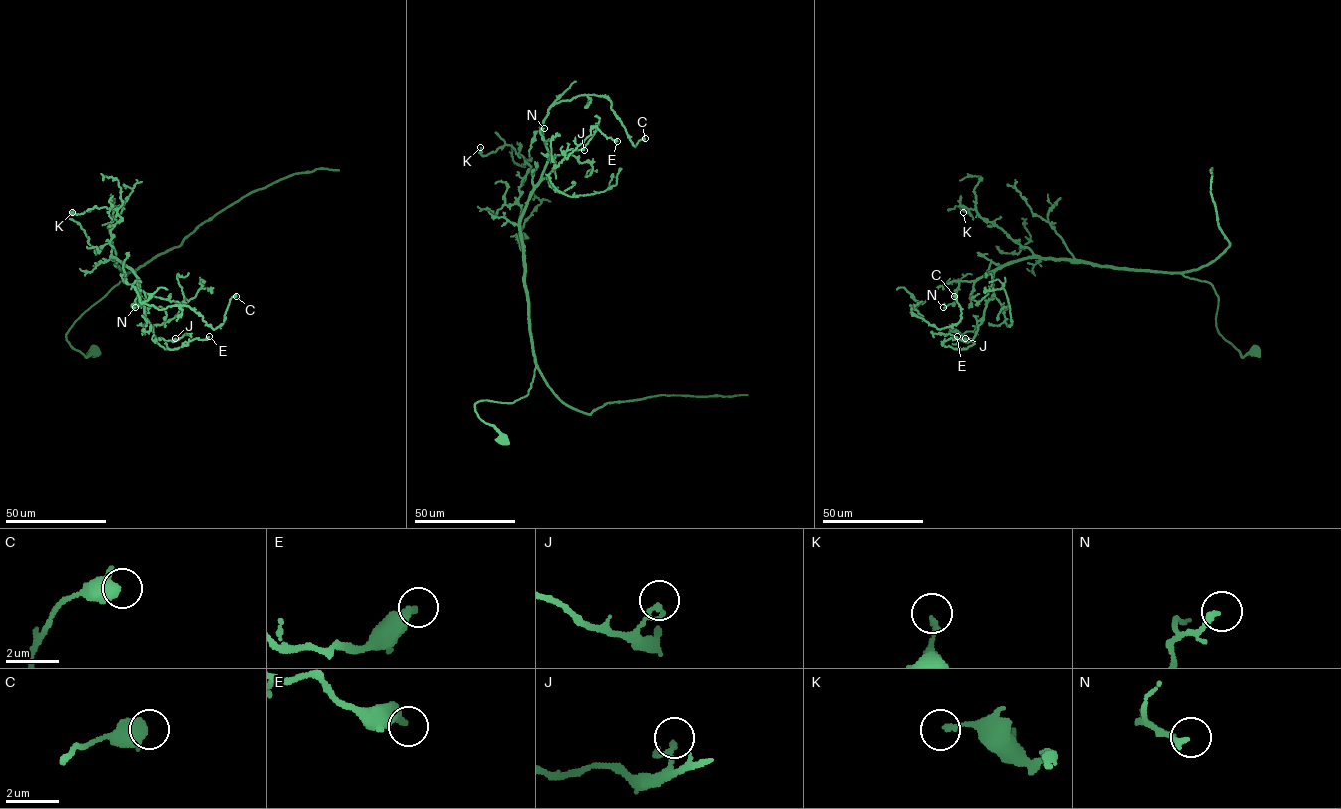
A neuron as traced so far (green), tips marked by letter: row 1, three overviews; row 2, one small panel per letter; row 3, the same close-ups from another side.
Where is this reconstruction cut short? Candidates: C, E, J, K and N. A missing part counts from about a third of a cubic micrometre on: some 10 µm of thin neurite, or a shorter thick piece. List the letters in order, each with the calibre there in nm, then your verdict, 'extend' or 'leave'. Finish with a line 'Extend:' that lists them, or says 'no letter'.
C: calibre 600 nm; leave
E: calibre 400 nm; leave
J: calibre 130 nm; leave
K: calibre 140 nm; leave
N: calibre 220 nm; leave
Extend: no letter

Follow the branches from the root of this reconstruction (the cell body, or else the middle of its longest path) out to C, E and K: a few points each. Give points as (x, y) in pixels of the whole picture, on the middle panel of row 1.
C: (503, 440), (474, 405), (532, 381), (520, 218), (548, 109), (603, 96), (645, 138)
E: (503, 440), (474, 405), (513, 403), (532, 381), (520, 218), (530, 192), (591, 128), (617, 141)
K: (503, 440), (474, 405), (513, 403), (532, 381), (518, 203), (531, 166), (511, 145), (485, 155), (480, 147)

